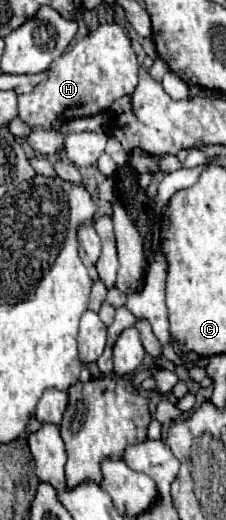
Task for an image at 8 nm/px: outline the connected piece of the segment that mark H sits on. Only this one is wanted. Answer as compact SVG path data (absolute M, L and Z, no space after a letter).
M103 23L95 31L87 33L79 41L73 43L69 51L65 51L61 57L57 57L49 69L47 69L47 79L41 81L31 93L19 95L19 117L23 119L25 125L31 127L31 133L27 135L29 145L47 157L57 157L65 149L65 137L69 135L61 127L73 119L83 119L91 115L99 115L103 111L109 111L115 99L121 99L125 95L133 95L137 87L137 55L131 47L131 39L127 37L125 29L119 23Z

